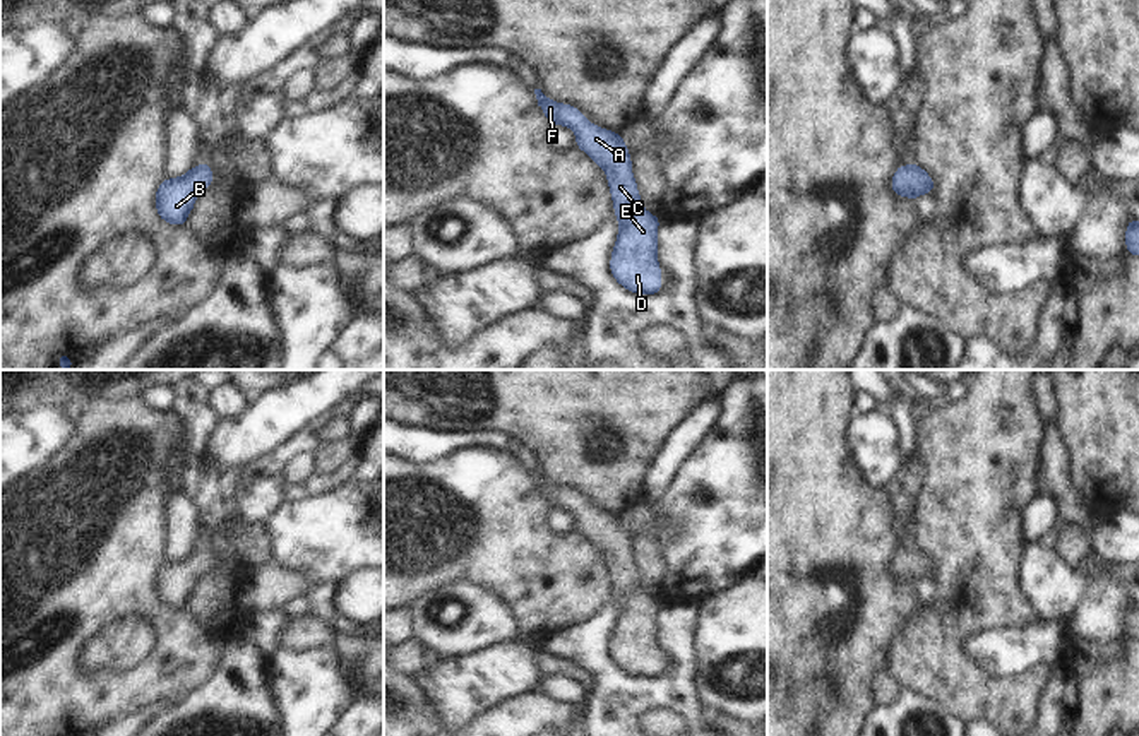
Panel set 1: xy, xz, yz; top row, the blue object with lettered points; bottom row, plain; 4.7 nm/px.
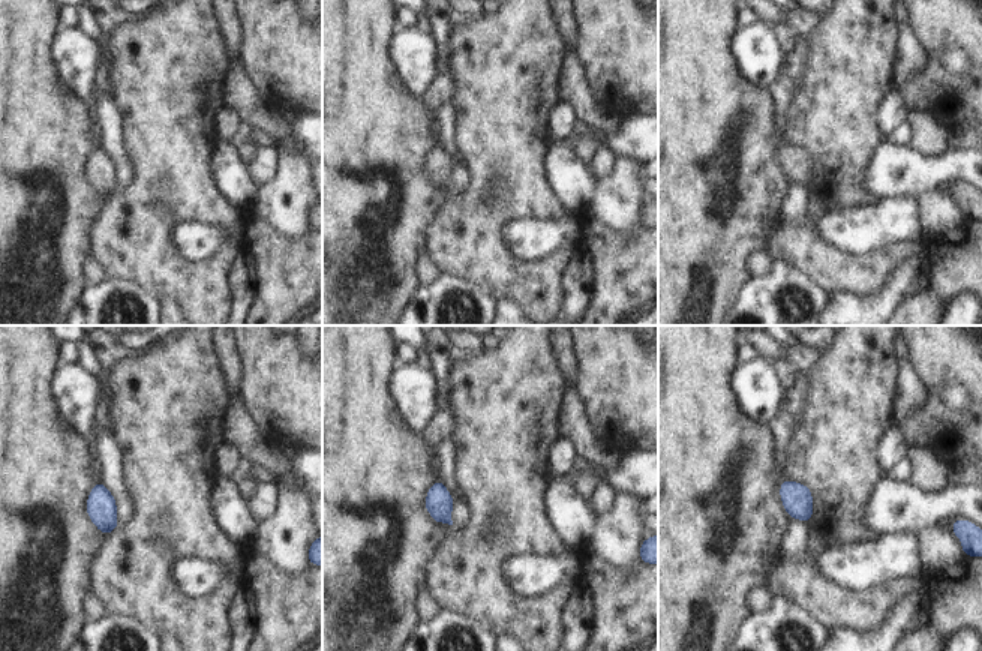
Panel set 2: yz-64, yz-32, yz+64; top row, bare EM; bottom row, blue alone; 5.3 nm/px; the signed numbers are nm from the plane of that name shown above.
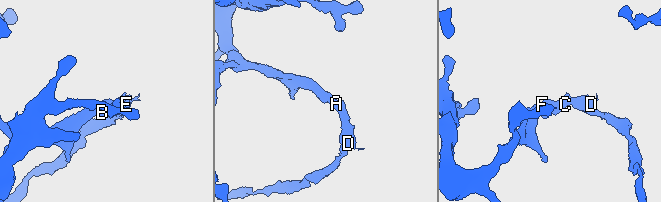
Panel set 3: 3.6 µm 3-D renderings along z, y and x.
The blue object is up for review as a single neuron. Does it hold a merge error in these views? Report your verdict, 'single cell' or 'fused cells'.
single cell

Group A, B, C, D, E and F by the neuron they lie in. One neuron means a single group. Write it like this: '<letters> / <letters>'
A B C D E F

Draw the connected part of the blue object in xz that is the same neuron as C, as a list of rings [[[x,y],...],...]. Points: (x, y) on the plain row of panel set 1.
[[[534,472],[538,490],[550,508],[575,515],[575,531],[586,536],[606,558],[618,616],[610,638],[611,661],[629,676],[661,676],[663,654],[658,645],[659,599],[642,589],[632,555],[630,534],[620,515],[591,507],[574,488],[557,486]]]

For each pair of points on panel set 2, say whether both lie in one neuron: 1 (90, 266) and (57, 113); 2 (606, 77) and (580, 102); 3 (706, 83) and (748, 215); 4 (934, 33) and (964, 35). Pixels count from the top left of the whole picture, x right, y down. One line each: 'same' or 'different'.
1: different
2: different
3: same
4: same

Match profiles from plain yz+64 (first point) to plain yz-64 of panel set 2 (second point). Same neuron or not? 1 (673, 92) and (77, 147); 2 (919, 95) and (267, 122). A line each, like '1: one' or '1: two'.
1: one
2: two

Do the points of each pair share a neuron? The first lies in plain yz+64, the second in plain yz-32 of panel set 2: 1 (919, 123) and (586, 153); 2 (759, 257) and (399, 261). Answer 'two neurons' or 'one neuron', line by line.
1: one neuron
2: two neurons

